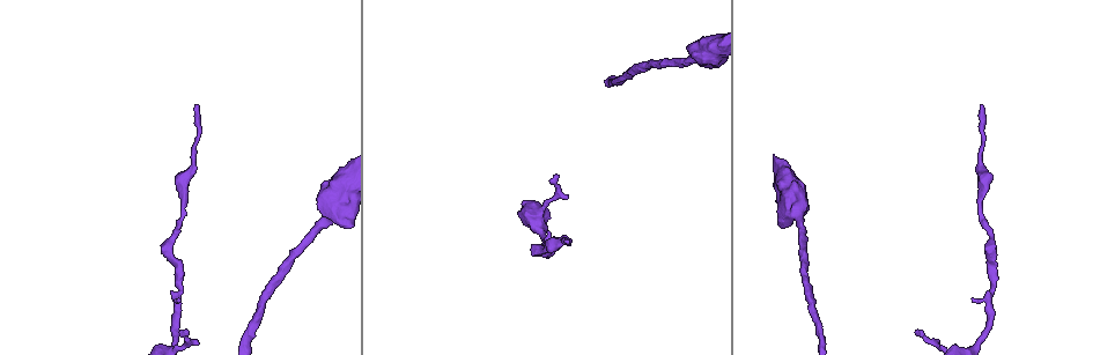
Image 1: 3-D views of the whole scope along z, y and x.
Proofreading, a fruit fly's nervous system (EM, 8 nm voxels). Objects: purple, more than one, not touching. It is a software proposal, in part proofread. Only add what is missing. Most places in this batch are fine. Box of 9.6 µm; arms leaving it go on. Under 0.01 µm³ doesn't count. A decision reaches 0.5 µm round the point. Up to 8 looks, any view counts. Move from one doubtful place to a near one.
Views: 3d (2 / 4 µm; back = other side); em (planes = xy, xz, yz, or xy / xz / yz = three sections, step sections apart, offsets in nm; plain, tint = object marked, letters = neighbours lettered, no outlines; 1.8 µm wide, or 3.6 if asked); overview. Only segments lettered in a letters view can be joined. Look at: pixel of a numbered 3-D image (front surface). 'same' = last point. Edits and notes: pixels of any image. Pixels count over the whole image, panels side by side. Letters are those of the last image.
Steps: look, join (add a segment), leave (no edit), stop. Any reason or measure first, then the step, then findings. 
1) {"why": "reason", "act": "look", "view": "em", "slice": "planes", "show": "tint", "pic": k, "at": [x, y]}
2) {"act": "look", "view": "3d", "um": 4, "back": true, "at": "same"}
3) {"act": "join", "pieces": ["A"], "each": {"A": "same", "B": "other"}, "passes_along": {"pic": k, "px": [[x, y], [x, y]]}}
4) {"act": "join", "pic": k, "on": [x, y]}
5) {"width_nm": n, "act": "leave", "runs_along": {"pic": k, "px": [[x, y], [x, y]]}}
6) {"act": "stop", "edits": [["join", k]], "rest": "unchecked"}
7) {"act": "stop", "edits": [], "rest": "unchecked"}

{"why": "thick turns thin", "act": "look", "view": "em", "slice": "xz", "step": 4, "show": "tint", "pic": 1, "at": [561, 239]}

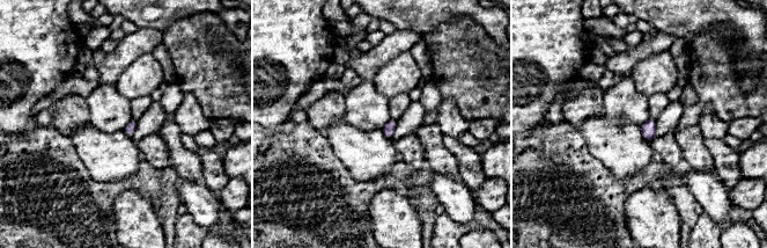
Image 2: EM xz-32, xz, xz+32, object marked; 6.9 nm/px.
{"act": "look", "view": "em", "slice": "planes", "show": "tint", "at": "same"}

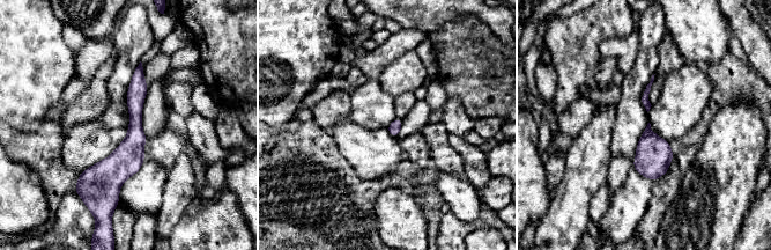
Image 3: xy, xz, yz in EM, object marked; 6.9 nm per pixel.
{"why": "what lies round it", "act": "look", "view": "em", "slice": "planes", "show": "letters", "at": "same"}

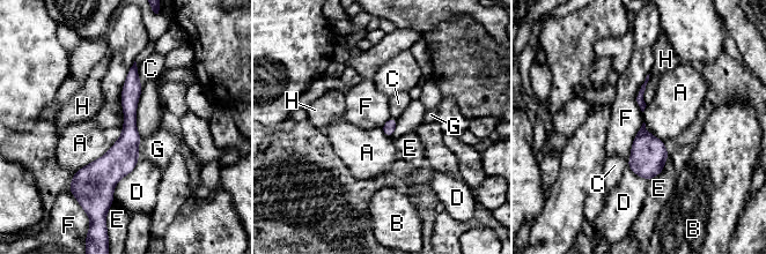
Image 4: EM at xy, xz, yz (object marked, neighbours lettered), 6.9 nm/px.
{"width_nm": 90, "act": "leave", "each": {"A": "other", "B": "other", "C": "other", "D": "other", "E": "other", "F": "other", "G": "other", "H": "other"}, "found": "no lettered segment goes on from it"}

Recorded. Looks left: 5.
{"why": "thin end", "act": "look", "view": "3d", "um": 2, "pic": 1, "at": [553, 177]}

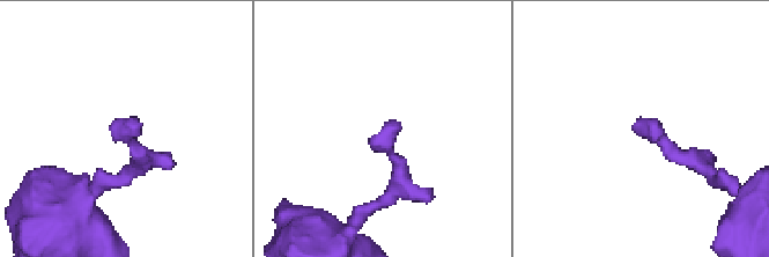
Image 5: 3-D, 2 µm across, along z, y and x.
{"act": "look", "view": "em", "slice": "planes", "show": "letters", "pic": 5, "at": [130, 119]}

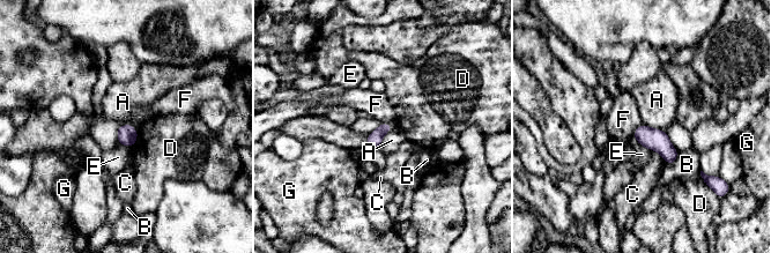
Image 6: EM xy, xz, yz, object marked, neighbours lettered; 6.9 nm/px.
{"width_nm": 110, "longest_contact_nm": ["A", 190], "act": "leave", "each": {"A": "other", "B": "other", "C": "other", "D": "other", "E": "other", "F": "other", "G": "other"}, "found": "none of them fits"}

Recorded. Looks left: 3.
{"why": "calibre changes", "act": "look", "view": "em", "um": 3.6, "slice": "planes", "show": "plain", "pic": 1, "at": [329, 215]}

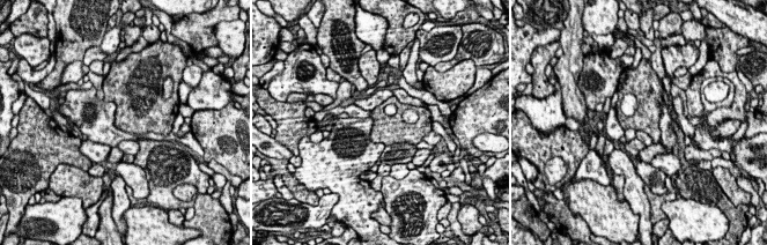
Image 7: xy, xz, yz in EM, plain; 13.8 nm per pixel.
{"why": "with the object marked", "act": "look", "view": "em", "um": 3.6, "slice": "planes", "show": "tint", "at": "same"}

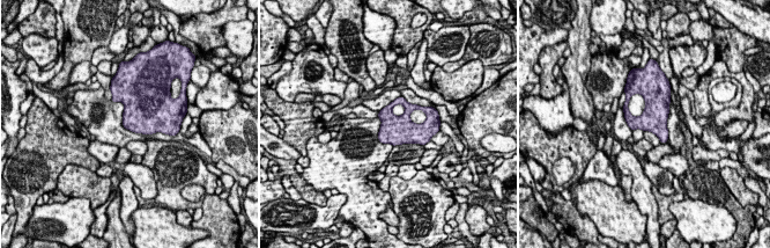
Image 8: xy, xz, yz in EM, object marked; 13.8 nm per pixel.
{"why": "what lies round it", "act": "look", "view": "em", "um": 3.6, "slice": "planes", "show": "letters", "at": "same"}

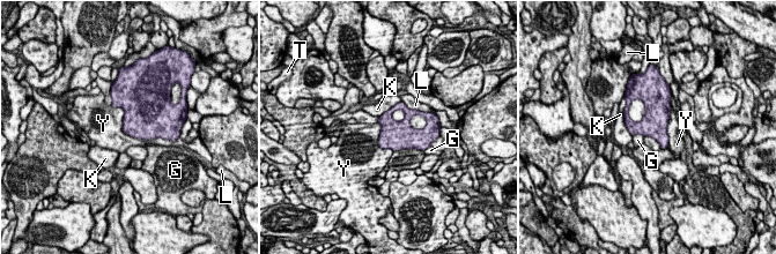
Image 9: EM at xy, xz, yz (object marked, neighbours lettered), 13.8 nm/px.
{"width_nm": 360, "act": "leave", "each": {"G": "other", "K": "other", "L": "other", "T": "other", "Y": "other"}, "border": {"pic": 9, "px": [[110, 105], [125, 133], [168, 140]]}, "found": "none of them fits"}

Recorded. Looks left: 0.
{"act": "stop", "edits": [], "rest": "unchecked"}

